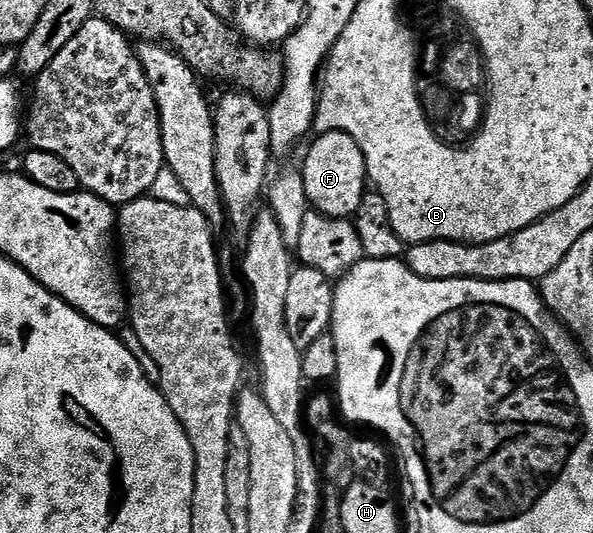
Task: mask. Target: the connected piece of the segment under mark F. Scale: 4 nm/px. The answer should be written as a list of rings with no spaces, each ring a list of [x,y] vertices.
[[[321,132],[315,138],[304,156],[302,169],[308,203],[324,216],[351,218],[370,184],[362,150],[345,132]]]

